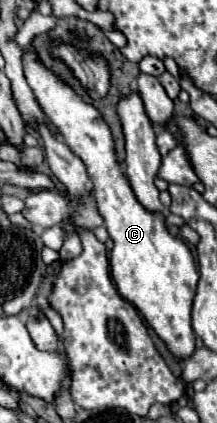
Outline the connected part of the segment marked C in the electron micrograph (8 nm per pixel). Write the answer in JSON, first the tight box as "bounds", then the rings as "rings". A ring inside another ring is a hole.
{"bounds":[23,48,199,358],"rings":[[[33,48],[23,52],[23,70],[27,84],[31,86],[47,120],[55,126],[71,152],[81,158],[87,168],[87,174],[93,182],[91,192],[97,210],[103,216],[105,228],[113,240],[111,274],[119,294],[141,312],[141,316],[167,344],[175,358],[189,358],[195,352],[191,306],[199,280],[195,258],[189,246],[169,232],[165,216],[161,212],[149,212],[139,204],[127,176],[117,162],[109,124],[103,120],[97,108],[87,104],[71,86],[67,86],[53,70],[49,70],[39,60],[39,54]]]}

